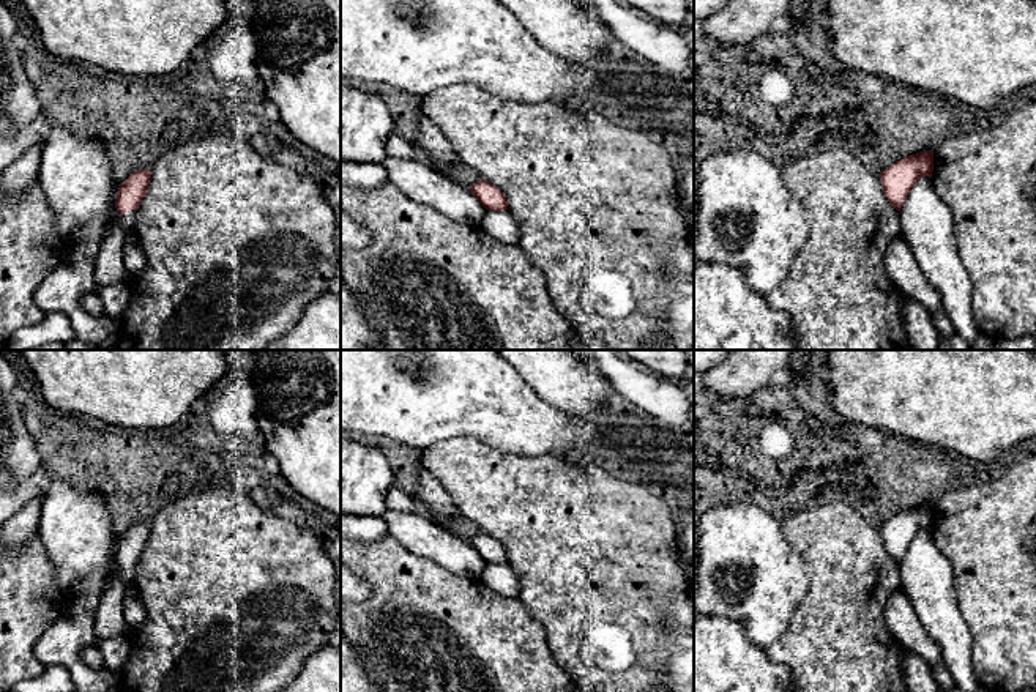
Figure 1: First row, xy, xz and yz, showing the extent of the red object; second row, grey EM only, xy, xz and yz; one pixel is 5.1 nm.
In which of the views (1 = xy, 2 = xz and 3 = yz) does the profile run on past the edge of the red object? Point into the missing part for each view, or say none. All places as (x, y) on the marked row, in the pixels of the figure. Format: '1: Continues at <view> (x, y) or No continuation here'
1: Continues at xy (109, 267)
2: No continuation here
3: No continuation here

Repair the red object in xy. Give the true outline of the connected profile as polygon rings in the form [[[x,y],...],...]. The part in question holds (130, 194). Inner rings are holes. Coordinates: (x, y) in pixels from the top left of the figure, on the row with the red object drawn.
[[[139,169],[118,186],[115,208],[120,222],[109,229],[95,260],[95,276],[101,285],[126,282],[125,243],[132,235],[137,208],[148,191],[150,178],[151,169]]]

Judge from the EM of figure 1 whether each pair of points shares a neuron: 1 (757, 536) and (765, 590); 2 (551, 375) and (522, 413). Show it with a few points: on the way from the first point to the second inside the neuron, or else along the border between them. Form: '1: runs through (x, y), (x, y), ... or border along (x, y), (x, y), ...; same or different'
1: runs through (757, 549), (760, 577); same
2: border along (511, 366), (544, 401), (568, 413); different

